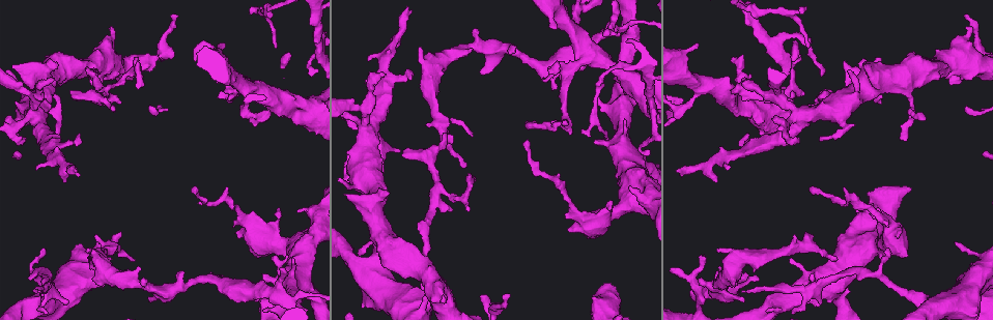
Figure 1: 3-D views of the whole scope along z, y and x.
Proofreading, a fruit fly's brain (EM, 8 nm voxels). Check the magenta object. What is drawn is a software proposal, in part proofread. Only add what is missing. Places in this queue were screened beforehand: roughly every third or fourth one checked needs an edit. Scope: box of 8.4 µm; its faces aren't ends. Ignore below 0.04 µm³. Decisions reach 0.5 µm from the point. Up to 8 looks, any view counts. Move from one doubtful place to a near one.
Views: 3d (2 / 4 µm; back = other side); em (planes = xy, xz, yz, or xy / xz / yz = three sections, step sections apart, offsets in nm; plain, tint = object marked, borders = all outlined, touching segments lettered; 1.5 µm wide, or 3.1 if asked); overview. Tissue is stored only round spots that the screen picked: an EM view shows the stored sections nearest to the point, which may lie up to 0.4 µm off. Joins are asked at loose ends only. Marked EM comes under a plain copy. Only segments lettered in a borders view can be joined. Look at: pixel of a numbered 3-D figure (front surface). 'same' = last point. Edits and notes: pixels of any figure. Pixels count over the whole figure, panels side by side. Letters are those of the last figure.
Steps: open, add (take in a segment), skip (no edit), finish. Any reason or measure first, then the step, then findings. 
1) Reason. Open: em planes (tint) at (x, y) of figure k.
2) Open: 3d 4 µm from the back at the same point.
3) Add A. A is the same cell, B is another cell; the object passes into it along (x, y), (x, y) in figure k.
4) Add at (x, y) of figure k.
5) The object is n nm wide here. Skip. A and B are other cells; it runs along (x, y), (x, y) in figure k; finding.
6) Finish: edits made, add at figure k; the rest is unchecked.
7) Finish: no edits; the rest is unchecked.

An open end. Open: em xz step 8 (tint) at (475, 30) of figure 1.

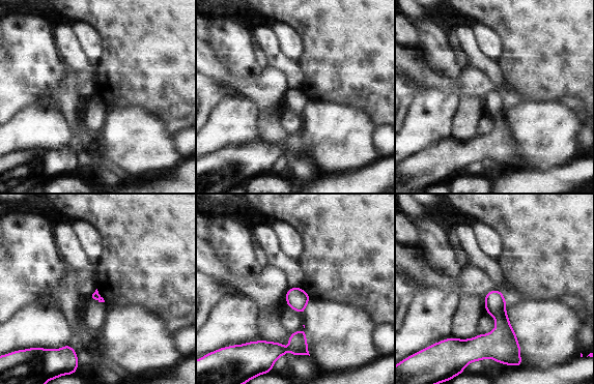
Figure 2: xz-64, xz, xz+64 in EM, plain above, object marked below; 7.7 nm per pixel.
Open: em planes (borders) at the same point.

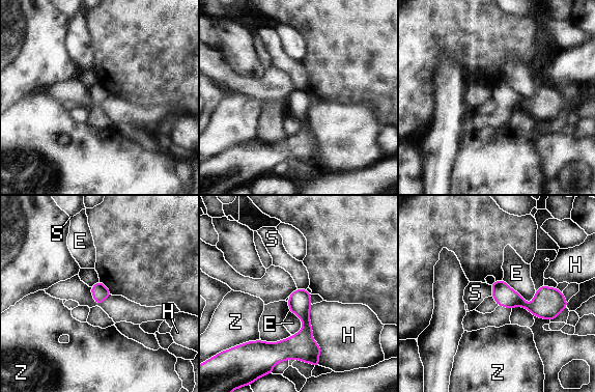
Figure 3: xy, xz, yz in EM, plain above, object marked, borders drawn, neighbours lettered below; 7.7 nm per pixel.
Skip. E, H, S and Z are other cells; none of them fits.

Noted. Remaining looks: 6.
Branch stops here. Open: 3d 2 µm at (809, 188) of figure 1.

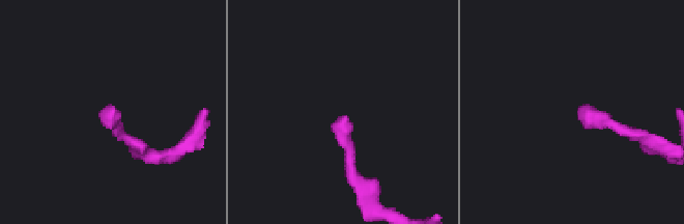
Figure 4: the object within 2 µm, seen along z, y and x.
Open: em xz step 4 (tint) at (111, 113) of figure 4.

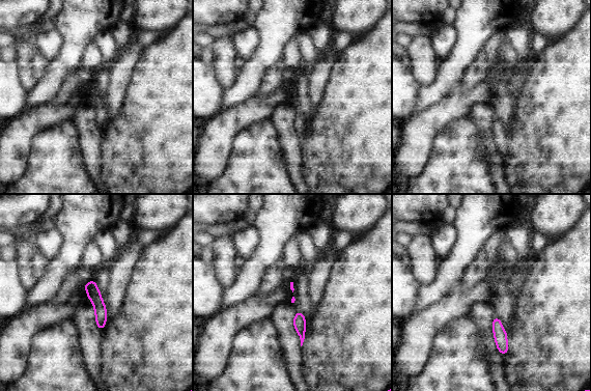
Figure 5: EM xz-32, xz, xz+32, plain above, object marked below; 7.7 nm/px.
Open: em planes (borders) at the same point.

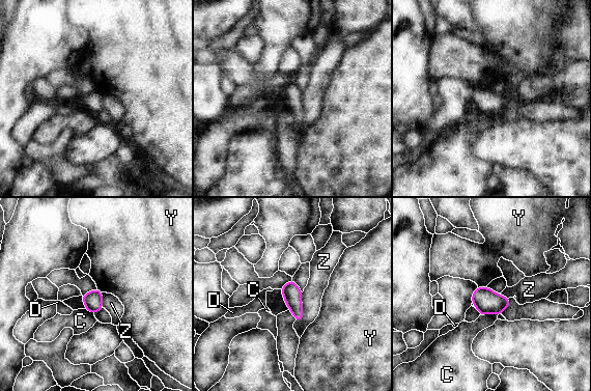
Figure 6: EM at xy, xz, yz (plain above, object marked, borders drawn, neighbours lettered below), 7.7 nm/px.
The object is 140 nm wide here. Skip. C, D, Y and Z are other cells; a border runs along (302, 292), (303, 317), (299, 322) in figure 6; none of them fits.

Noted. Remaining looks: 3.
Branch stops here. Open: 3d 4 µm at (465, 210) of figure 1.

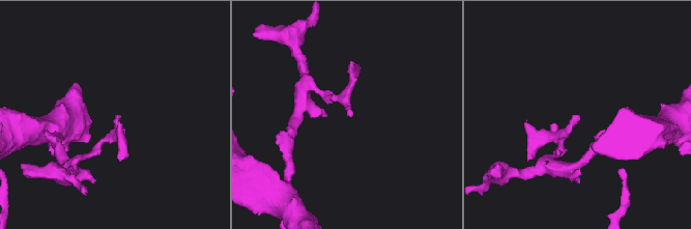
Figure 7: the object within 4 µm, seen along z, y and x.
Shape alone is not enough. Open: em planes (borders) at (351, 115) of figure 7.

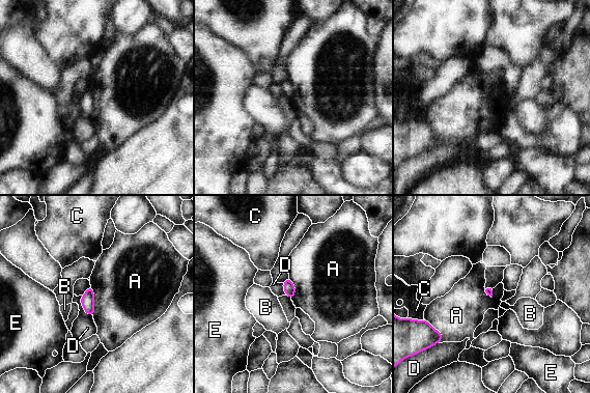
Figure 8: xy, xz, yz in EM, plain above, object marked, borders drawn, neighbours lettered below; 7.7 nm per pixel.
Skip. A, B, C, D and E are other cells; a border runs along (90, 284), (93, 289), (93, 315) in figure 8; no lettered segment goes on from it.

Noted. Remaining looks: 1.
Finish: no edits; the rest is unchecked.

